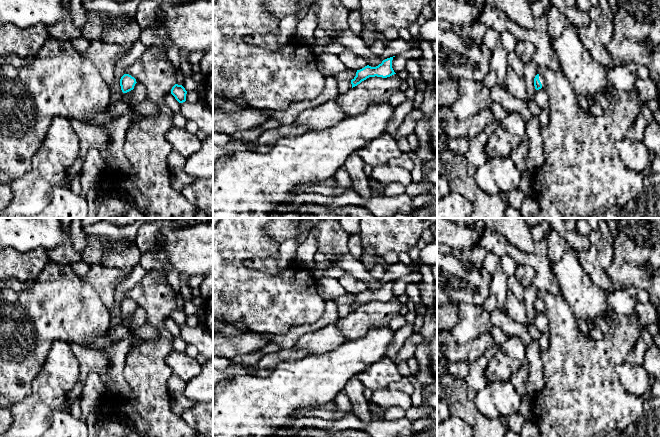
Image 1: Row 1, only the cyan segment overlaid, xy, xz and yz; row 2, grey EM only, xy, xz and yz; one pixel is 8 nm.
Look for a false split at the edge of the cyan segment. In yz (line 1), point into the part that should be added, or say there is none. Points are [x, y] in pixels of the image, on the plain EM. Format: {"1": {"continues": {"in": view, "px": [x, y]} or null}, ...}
{"1": {"continues": {"in": "yz", "px": [541, 302]}}}

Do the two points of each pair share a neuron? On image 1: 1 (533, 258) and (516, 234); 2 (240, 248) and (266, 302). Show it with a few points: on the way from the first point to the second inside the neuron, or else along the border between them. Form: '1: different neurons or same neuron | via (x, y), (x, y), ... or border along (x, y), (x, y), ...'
1: different neurons | border along (508, 241), (525, 252), (530, 252), (535, 243)
2: same neuron | via (238, 261), (239, 275), (253, 289)

